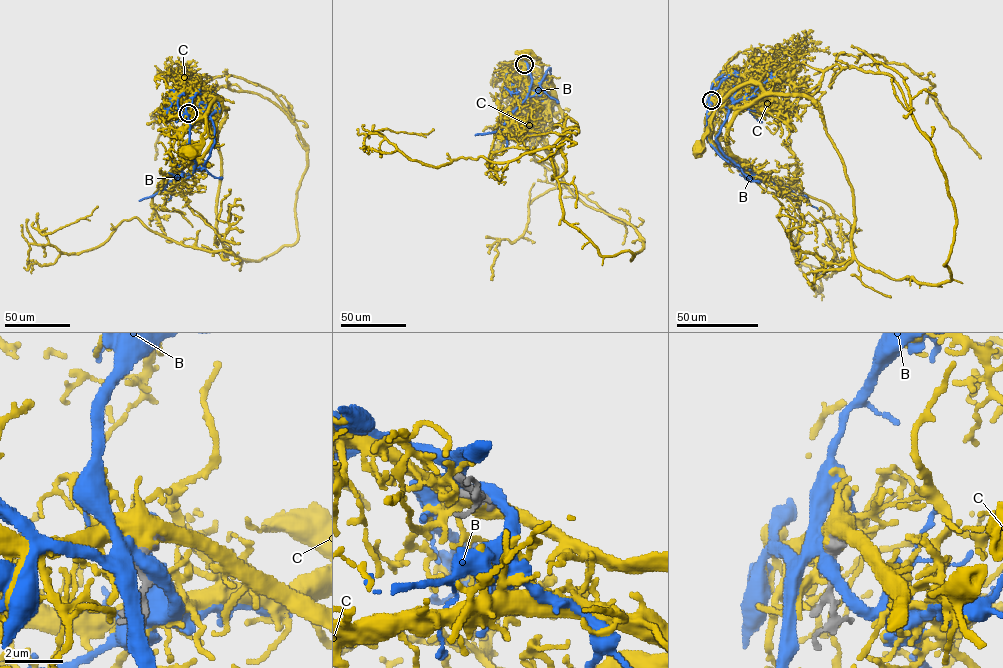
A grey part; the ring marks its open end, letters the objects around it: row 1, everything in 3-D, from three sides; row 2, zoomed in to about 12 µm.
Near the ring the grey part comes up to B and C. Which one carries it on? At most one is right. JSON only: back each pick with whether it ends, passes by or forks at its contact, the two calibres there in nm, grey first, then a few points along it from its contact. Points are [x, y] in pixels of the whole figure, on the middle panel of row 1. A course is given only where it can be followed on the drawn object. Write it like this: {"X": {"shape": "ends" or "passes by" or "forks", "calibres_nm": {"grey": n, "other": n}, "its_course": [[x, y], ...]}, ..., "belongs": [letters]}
{"C": {"shape": "passes by", "calibres_nm": {"grey": 280, "other": 550}, "its_course": [[524, 64], [541, 69], [537, 58], [528, 54]]}, "belongs": ["C"]}

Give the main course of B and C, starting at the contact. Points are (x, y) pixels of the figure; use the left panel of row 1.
B: (188, 114), (195, 166), (185, 178), (204, 167), (210, 152), (214, 107), (207, 106), (181, 130)
C: (188, 113), (205, 118), (204, 133), (192, 151)

